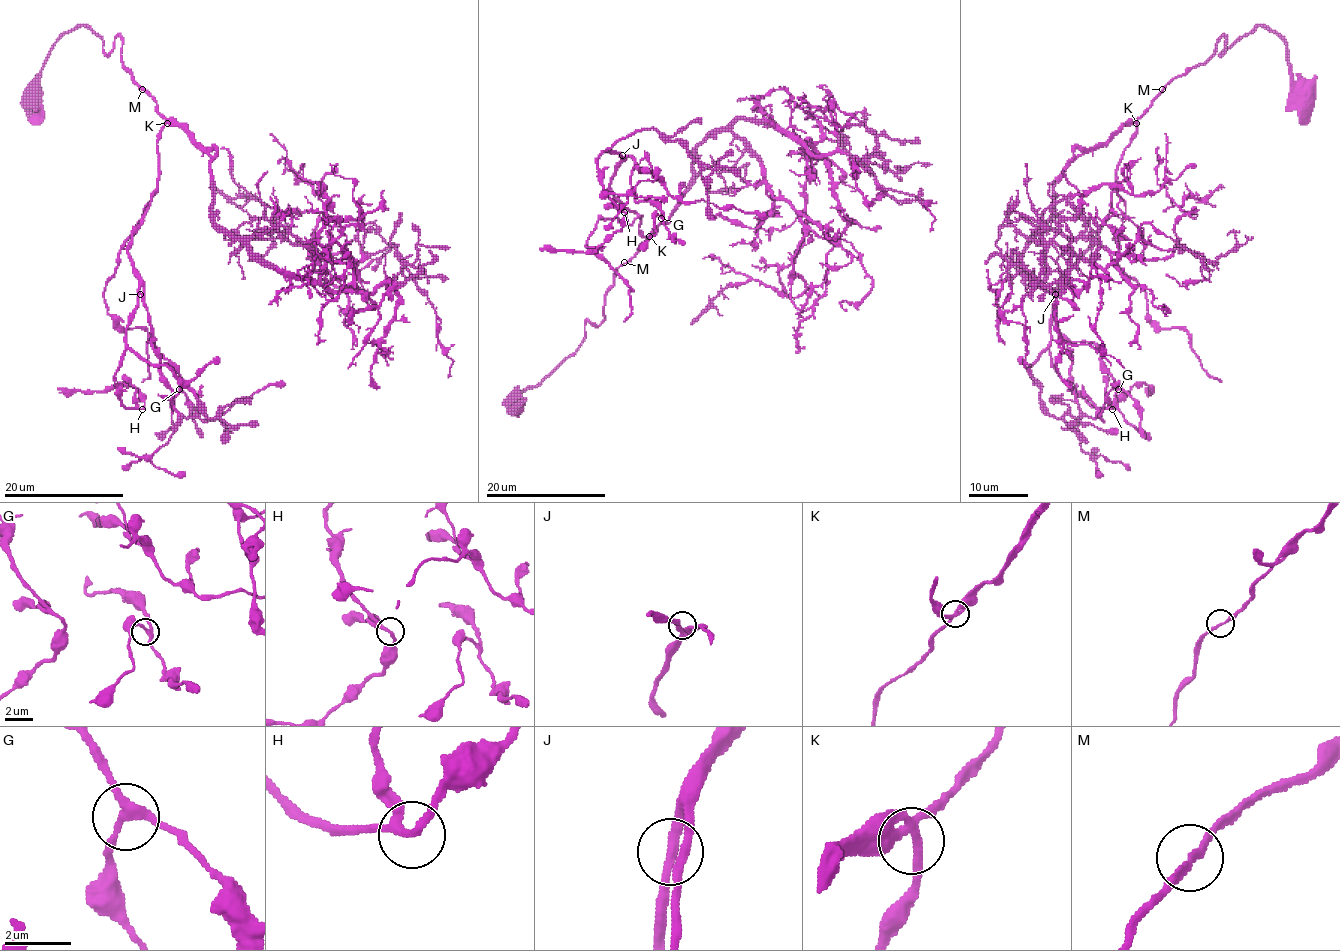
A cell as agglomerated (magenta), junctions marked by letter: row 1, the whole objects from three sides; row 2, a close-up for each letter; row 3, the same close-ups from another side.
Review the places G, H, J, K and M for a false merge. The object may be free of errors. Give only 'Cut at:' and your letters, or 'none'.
Cut at: none

